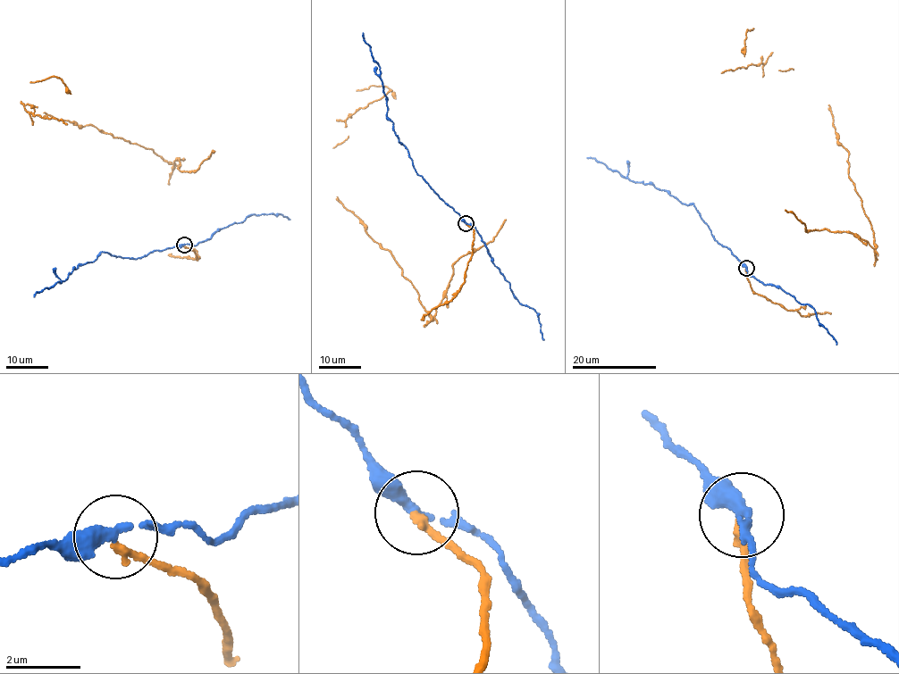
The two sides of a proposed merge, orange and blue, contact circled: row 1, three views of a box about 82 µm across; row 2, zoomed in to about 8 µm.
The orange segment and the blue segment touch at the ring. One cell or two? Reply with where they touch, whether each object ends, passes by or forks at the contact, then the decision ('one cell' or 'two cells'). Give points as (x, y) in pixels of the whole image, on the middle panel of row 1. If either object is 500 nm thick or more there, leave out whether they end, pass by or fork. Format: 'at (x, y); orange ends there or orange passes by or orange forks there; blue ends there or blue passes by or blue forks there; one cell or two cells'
at (466, 223); orange ends there; blue passes by; two cells

